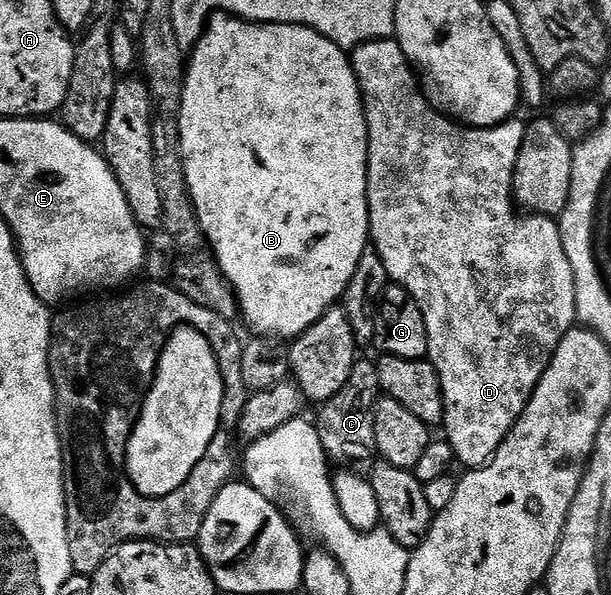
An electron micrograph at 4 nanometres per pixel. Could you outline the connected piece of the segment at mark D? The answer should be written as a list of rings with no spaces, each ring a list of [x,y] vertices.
[[[394,39],[383,41],[367,41],[357,49],[351,50],[352,66],[360,84],[360,94],[364,100],[364,114],[368,124],[368,227],[370,245],[382,259],[388,272],[389,282],[401,285],[418,303],[422,311],[422,319],[426,319],[426,335],[428,336],[428,356],[432,366],[438,371],[444,396],[443,436],[450,443],[457,462],[465,470],[479,469],[488,464],[492,456],[500,449],[510,435],[510,431],[518,423],[524,408],[530,403],[546,367],[554,359],[558,351],[558,343],[577,324],[576,315],[576,284],[574,271],[570,267],[570,259],[566,259],[566,247],[562,243],[559,224],[553,218],[539,215],[520,215],[514,204],[512,180],[516,174],[518,151],[522,151],[525,122],[509,119],[493,129],[473,129],[457,123],[453,118],[440,113],[428,102],[421,78],[402,47]]]

